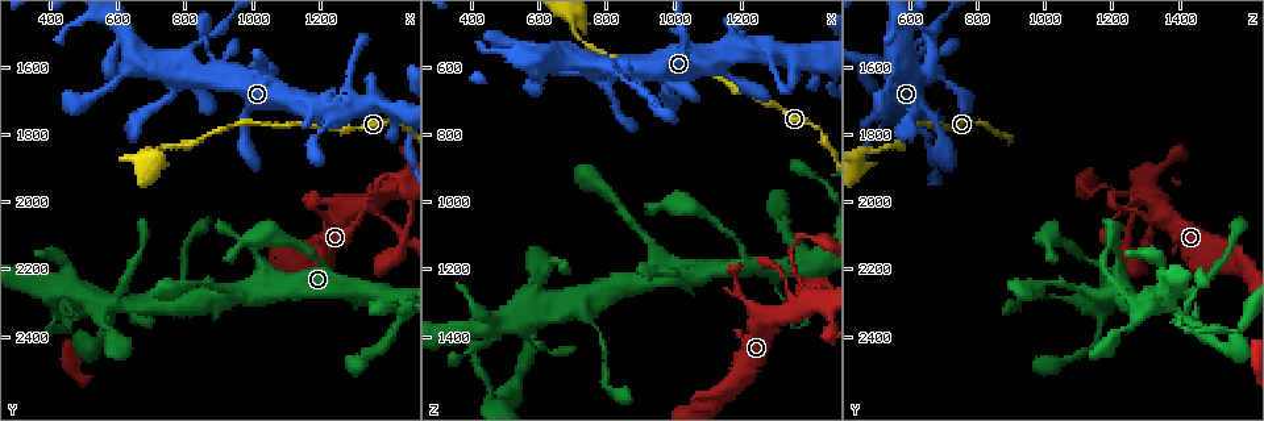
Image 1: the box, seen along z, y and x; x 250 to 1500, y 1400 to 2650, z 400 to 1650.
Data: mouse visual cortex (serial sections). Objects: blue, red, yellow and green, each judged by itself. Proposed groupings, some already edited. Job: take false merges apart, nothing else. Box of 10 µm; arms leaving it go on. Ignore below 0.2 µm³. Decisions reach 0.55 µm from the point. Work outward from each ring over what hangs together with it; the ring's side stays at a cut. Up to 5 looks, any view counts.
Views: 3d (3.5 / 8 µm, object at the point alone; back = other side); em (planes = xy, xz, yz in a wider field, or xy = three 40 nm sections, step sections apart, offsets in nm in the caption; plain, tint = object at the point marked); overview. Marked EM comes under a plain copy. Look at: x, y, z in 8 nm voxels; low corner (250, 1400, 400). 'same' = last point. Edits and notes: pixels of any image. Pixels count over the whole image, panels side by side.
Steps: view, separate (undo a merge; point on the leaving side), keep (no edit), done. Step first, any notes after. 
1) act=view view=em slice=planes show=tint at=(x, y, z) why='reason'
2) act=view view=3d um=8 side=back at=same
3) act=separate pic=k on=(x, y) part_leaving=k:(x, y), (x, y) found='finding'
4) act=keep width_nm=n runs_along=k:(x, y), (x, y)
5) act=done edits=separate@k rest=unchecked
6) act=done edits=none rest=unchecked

act=view view=3d um=3.5 at=(1280, 2020, 1330) why='three-way junction'

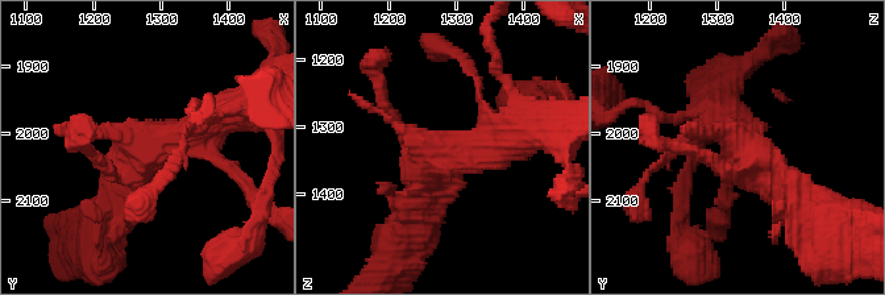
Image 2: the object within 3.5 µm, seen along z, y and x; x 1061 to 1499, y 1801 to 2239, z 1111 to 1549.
act=view view=em slice=planes show=tint at=(1275, 2020, 1335) why='shape alone is not enough'

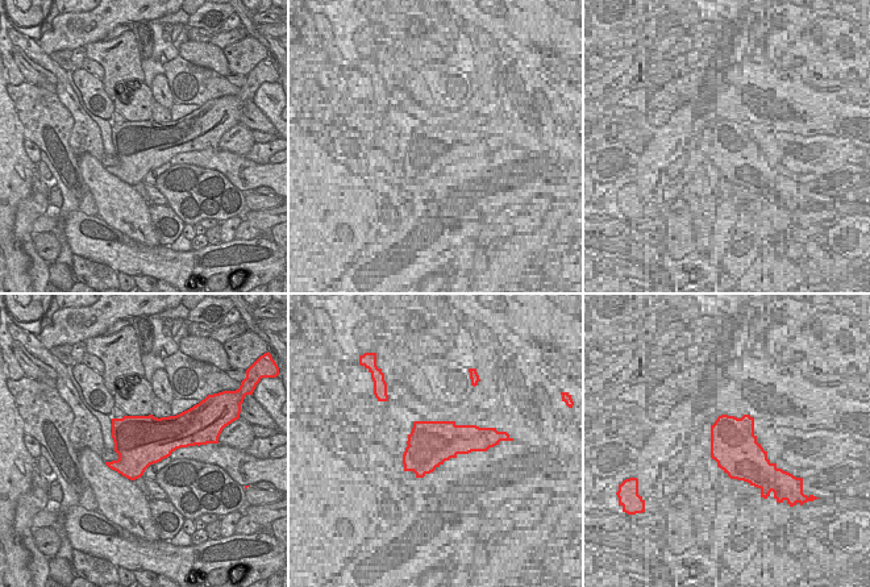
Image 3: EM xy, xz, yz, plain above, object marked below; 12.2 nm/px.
act=keep found='one cell here'

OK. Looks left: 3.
act=view view=3d um=8 at=(660, 2310, 1340) why='two arms in line, one across'

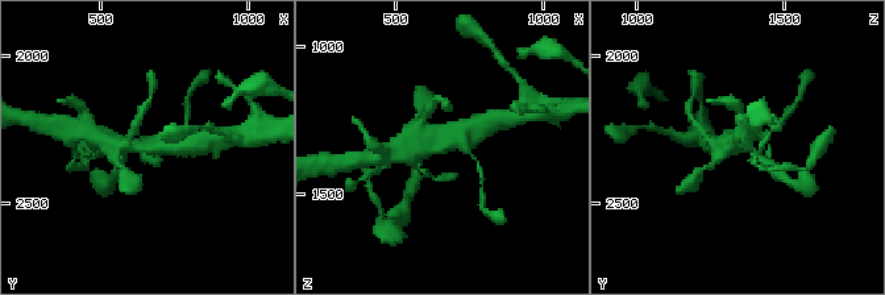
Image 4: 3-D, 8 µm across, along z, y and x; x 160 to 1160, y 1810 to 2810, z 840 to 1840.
act=view view=3d um=3.5 at=same why='closer look'

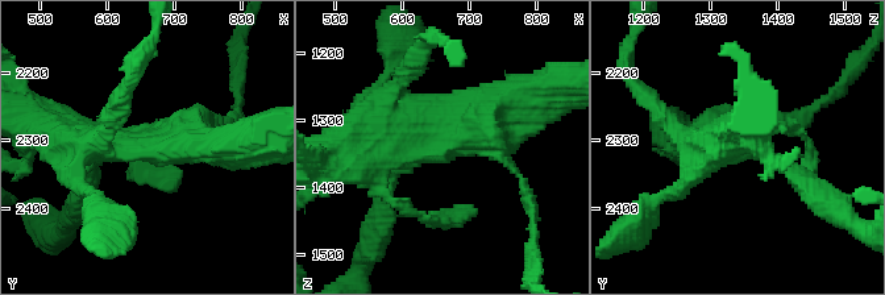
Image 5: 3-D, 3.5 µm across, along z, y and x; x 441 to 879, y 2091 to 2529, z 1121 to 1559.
act=view view=em slice=xy step=1 show=tint at=(660, 2300, 1335)

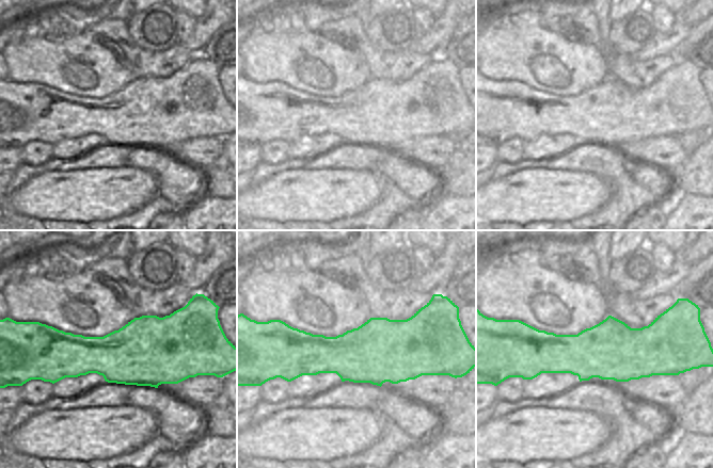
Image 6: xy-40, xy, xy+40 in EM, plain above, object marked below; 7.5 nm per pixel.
act=keep width_nm=480 runs_along=5:(519, 95), (458, 138), (353, 138) found='all the same cell'

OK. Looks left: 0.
act=done edits=none rest=unchecked

